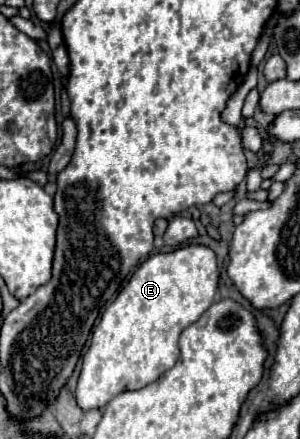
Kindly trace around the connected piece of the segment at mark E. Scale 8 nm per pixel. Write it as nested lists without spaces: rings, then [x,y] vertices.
[[[189,244],[173,252],[159,252],[149,256],[131,276],[129,284],[117,294],[117,298],[103,312],[97,328],[91,336],[91,346],[83,356],[81,376],[77,382],[77,404],[83,410],[103,408],[111,398],[123,390],[137,390],[157,380],[179,358],[179,334],[201,318],[201,314],[213,304],[219,284],[217,256],[209,246]]]

